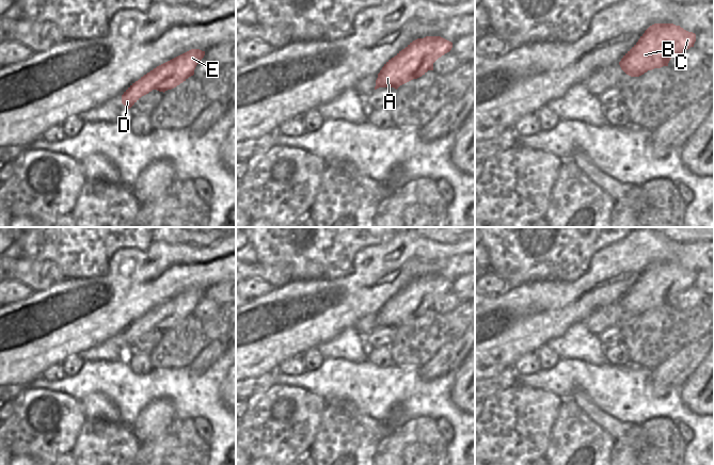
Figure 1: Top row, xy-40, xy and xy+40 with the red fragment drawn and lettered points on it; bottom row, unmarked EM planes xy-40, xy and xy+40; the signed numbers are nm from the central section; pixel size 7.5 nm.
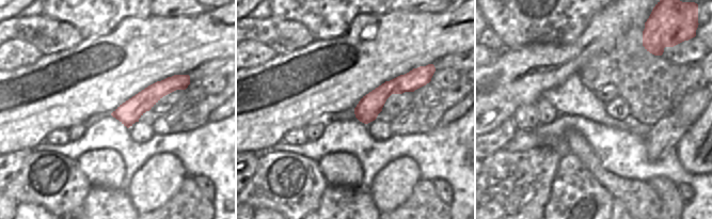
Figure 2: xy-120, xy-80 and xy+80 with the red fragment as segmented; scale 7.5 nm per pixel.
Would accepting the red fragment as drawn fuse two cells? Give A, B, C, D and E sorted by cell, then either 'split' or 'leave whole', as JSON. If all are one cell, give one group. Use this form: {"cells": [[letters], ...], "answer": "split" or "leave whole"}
{"cells": [["A", "B", "C", "D", "E"]], "answer": "leave whole"}

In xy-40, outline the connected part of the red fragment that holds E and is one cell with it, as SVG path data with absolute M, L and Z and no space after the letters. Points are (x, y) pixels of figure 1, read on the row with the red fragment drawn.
M191 49L147 73L132 83L122 95L122 103L130 109L142 96L153 90L165 92L172 90L194 75L196 65L205 51Z

